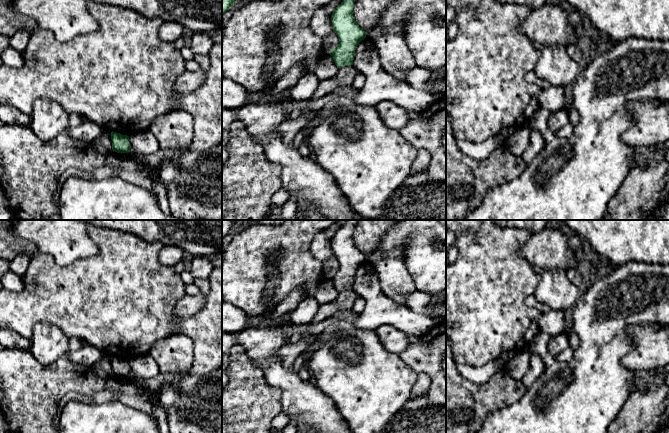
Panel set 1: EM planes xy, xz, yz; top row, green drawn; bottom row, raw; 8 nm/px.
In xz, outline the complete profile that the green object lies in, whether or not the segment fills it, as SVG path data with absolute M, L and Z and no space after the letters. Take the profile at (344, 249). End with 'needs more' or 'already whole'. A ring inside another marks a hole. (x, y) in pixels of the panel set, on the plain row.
M347 220L331 239L334 257L339 262L339 268L329 278L337 292L353 289L355 274L358 268L366 262L366 256L356 247L353 240L353 229L357 220Z | already whole

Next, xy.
M111 356L113 375L117 377L128 377L130 374L129 360Z | already whole

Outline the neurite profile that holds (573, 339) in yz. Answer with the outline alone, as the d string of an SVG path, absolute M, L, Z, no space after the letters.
M574 330L569 331L568 333L566 333L566 335L568 337L570 347L575 350L580 344L578 335Z

